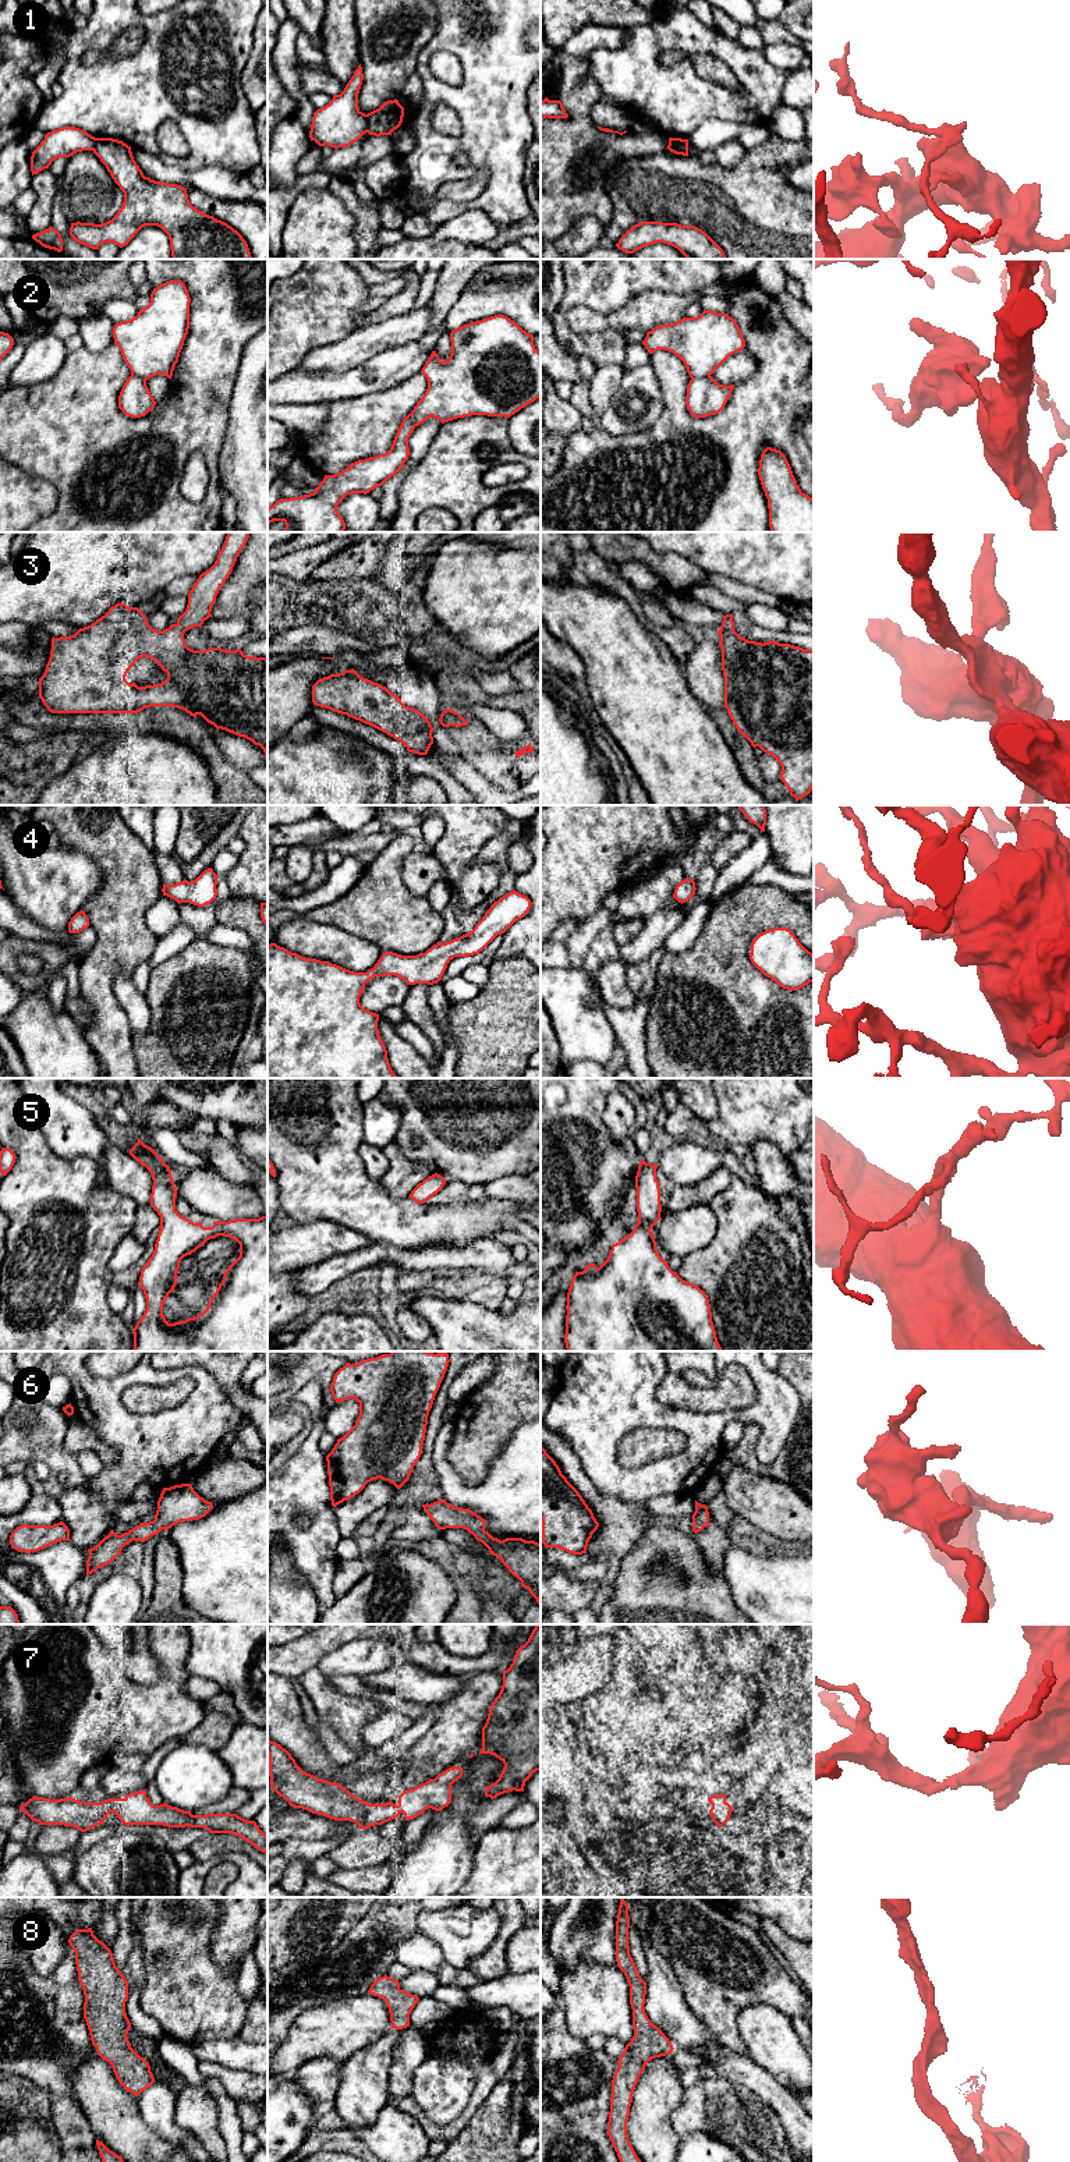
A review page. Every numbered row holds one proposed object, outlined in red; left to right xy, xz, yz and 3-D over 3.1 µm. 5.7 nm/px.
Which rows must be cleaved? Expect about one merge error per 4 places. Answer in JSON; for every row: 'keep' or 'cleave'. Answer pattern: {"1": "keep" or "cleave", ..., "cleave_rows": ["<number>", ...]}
{"1": "cleave", "2": "keep", "3": "keep", "4": "keep", "5": "keep", "6": "keep", "7": "keep", "8": "keep", "cleave_rows": ["1"]}

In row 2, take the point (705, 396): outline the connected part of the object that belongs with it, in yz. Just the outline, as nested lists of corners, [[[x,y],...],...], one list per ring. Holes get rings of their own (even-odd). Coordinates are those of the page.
[[[705,311],[697,318],[683,318],[659,325],[642,341],[649,354],[666,350],[677,355],[691,378],[685,404],[695,418],[719,414],[734,384],[719,384],[711,375],[730,355],[745,347],[741,330],[727,313]]]

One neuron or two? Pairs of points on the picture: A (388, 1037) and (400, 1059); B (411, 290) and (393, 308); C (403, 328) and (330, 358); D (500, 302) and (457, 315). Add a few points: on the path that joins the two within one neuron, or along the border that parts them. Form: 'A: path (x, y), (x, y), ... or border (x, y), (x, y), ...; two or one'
A: path (393, 1042), (400, 1053); one
B: path (407, 294), (397, 304); one
C: path (385, 333), (349, 353); one
D: path (489, 302), (475, 302), (468, 308); one

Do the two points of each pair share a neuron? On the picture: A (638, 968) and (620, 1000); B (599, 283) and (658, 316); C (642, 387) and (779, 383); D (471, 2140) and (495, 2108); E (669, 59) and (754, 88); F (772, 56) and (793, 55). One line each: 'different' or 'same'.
A: different
B: different
C: different
D: same
E: different
F: same

